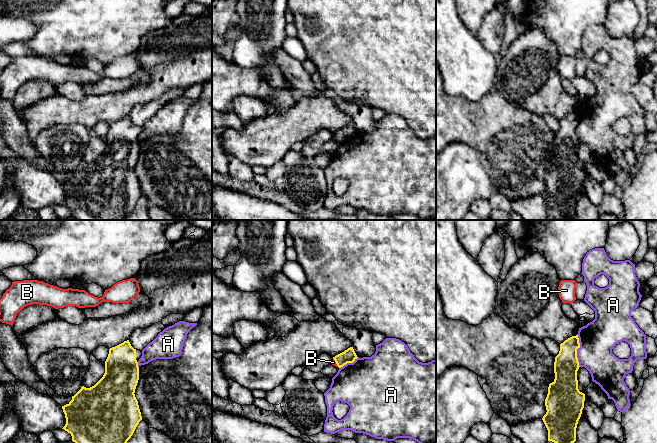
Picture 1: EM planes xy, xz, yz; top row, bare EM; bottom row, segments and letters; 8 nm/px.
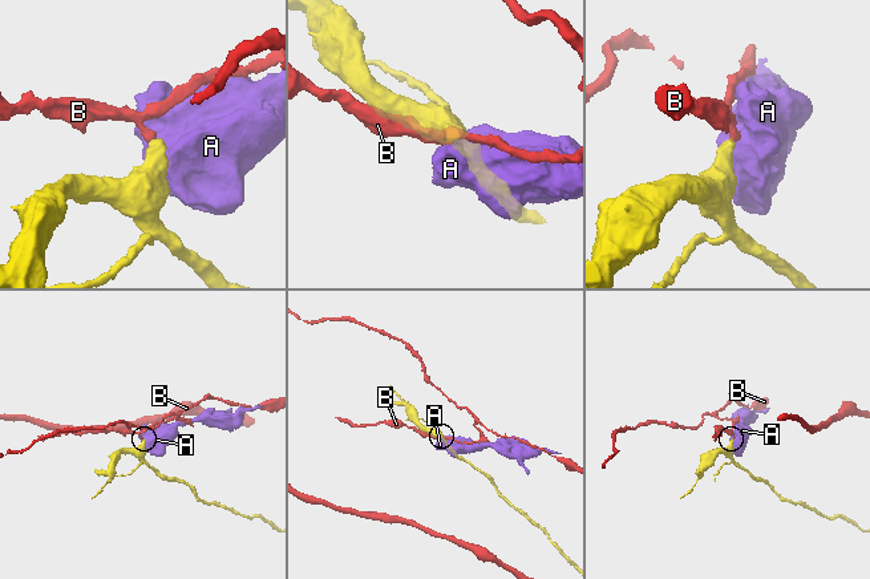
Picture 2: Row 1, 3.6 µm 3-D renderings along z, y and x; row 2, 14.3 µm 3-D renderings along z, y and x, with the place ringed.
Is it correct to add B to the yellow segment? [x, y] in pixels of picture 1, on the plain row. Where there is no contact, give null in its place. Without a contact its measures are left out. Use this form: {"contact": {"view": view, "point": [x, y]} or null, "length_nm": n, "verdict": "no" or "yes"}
{"contact": {"view": "xz", "point": [336, 139]}, "length_nm": 90, "verdict": "no"}

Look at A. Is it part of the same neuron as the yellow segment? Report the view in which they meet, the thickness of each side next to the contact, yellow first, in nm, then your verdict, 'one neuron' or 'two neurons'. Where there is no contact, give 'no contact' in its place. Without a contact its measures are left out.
yz | 200/280 nm | two neurons

